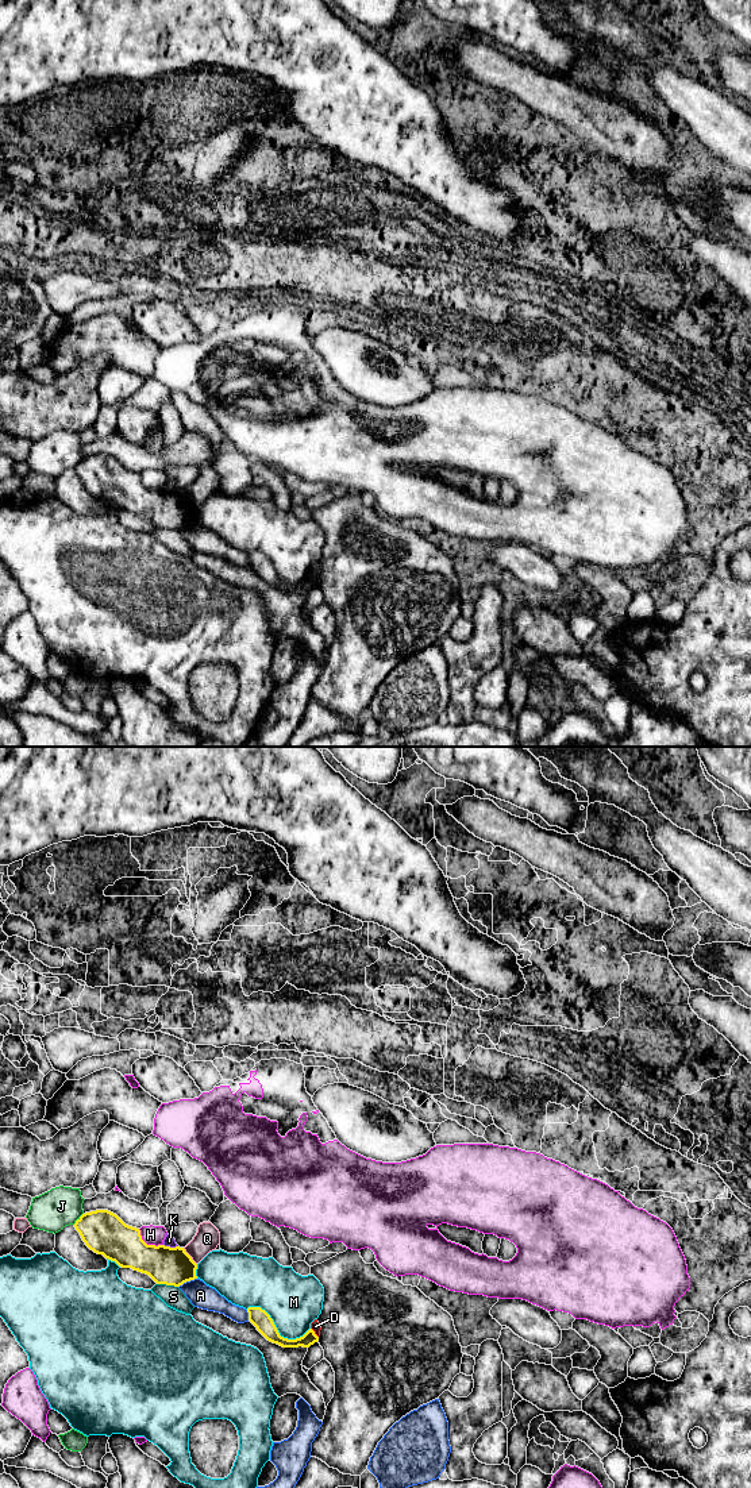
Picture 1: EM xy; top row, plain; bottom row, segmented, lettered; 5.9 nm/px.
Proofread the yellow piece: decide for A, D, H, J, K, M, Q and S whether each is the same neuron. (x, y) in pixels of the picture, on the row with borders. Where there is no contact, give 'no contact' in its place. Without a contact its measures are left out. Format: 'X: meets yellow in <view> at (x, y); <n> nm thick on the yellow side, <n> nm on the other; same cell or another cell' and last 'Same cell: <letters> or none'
A: meets yellow in xy at (187, 1280); 220 nm thick on the yellow side, 140 nm on the other; another cell
D: meets yellow in xy at (314, 1333); 90 nm thick on the yellow side, 60 nm on the other; another cell
H: meets yellow in xy at (146, 1244); 240 nm thick on the yellow side, 110 nm on the other; another cell
J: meets yellow in xy at (80, 1218); 260 nm thick on the yellow side, 240 nm on the other; another cell
K: meets yellow in xy at (169, 1246); 220 nm thick on the yellow side, 60 nm on the other; another cell
M: meets yellow in xy at (276, 1329); 110 nm thick on the yellow side, 320 nm on the other; another cell
Q: meets yellow in xy at (189, 1256); 220 nm thick on the yellow side, 150 nm on the other; another cell
S: meets yellow in xy at (168, 1284); 220 nm thick on the yellow side, 120 nm on the other; another cell
Same cell: none

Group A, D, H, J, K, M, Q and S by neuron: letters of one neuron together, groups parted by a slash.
A / D / H / J / K / M / Q / S

